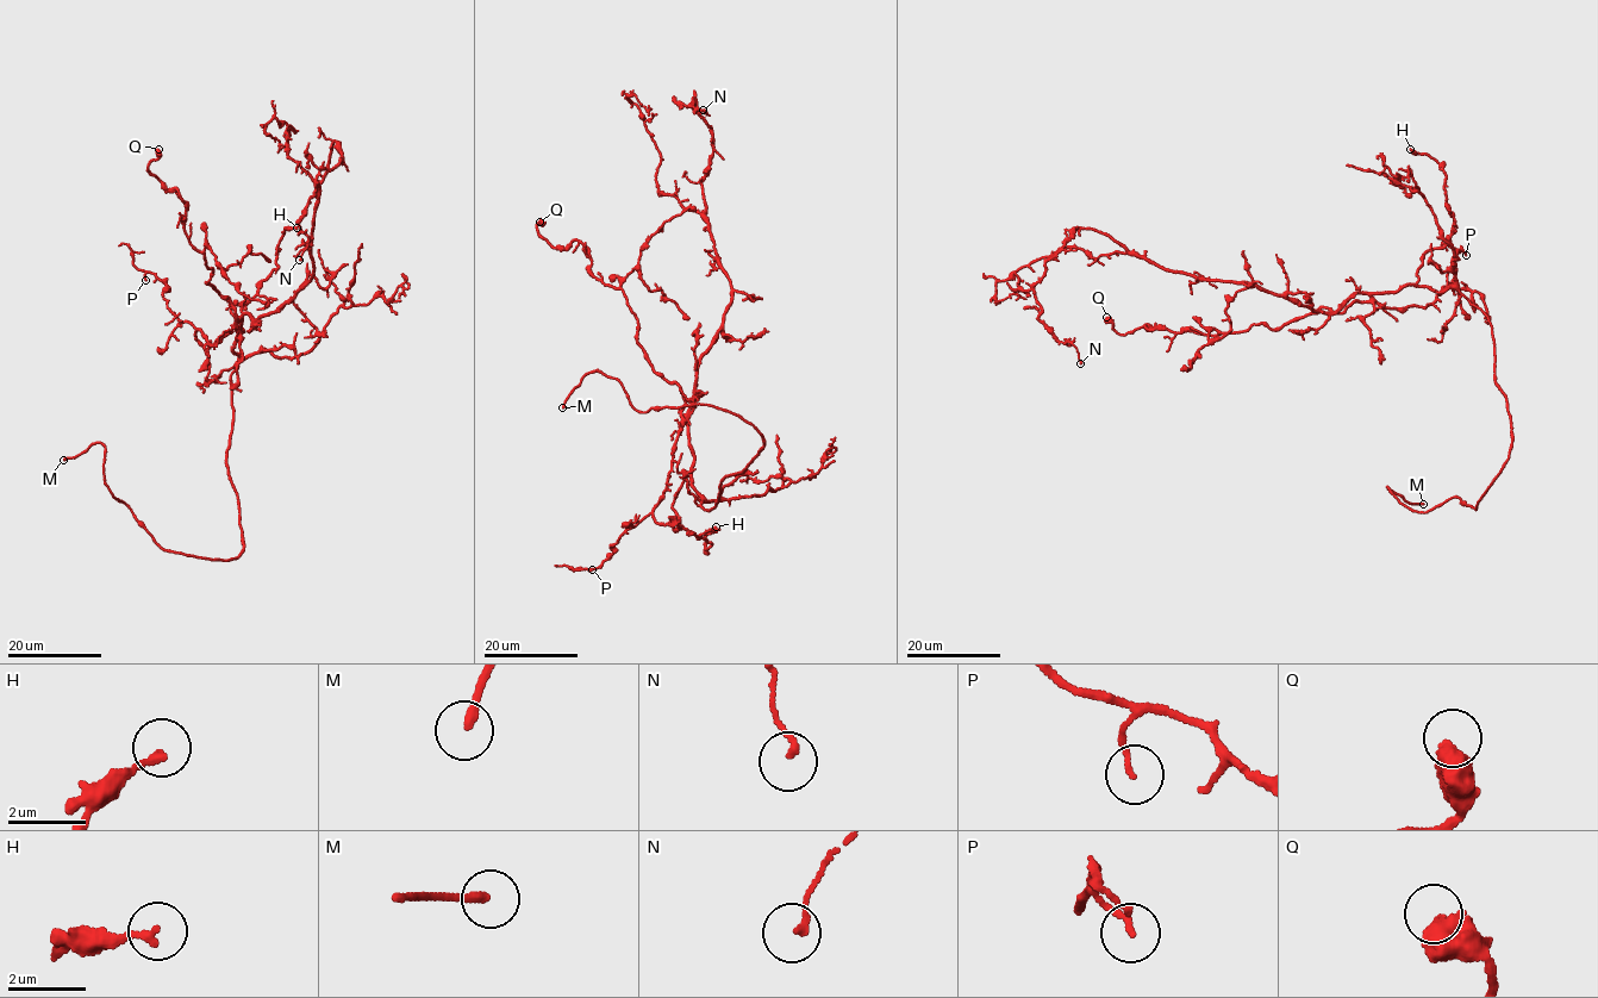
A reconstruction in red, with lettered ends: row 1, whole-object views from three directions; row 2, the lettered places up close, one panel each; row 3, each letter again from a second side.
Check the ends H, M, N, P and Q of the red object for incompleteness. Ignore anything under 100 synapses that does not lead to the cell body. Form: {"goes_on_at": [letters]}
{"goes_on_at": ["M"]}

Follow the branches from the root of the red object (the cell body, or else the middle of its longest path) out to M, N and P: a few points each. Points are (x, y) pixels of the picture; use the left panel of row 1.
M: (243, 330), (226, 451), (241, 554), (162, 549), (112, 494), (101, 443), (63, 460)
N: (243, 330), (244, 313), (254, 324), (309, 281), (334, 142), (343, 160), (316, 179), (299, 260)
P: (243, 330), (241, 319), (211, 345), (200, 329), (168, 307), (166, 282), (147, 272), (145, 280)

